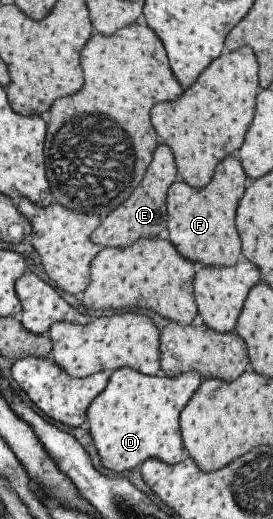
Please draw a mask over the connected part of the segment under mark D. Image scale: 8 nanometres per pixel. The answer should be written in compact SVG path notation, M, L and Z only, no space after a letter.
M129 367L115 369L109 376L105 388L93 398L86 410L85 426L102 466L119 474L123 470L135 468L147 459L156 458L168 465L181 461L186 453L180 437L178 418L199 382L201 376L197 371L180 374L177 378L167 378L163 374L145 376Z

